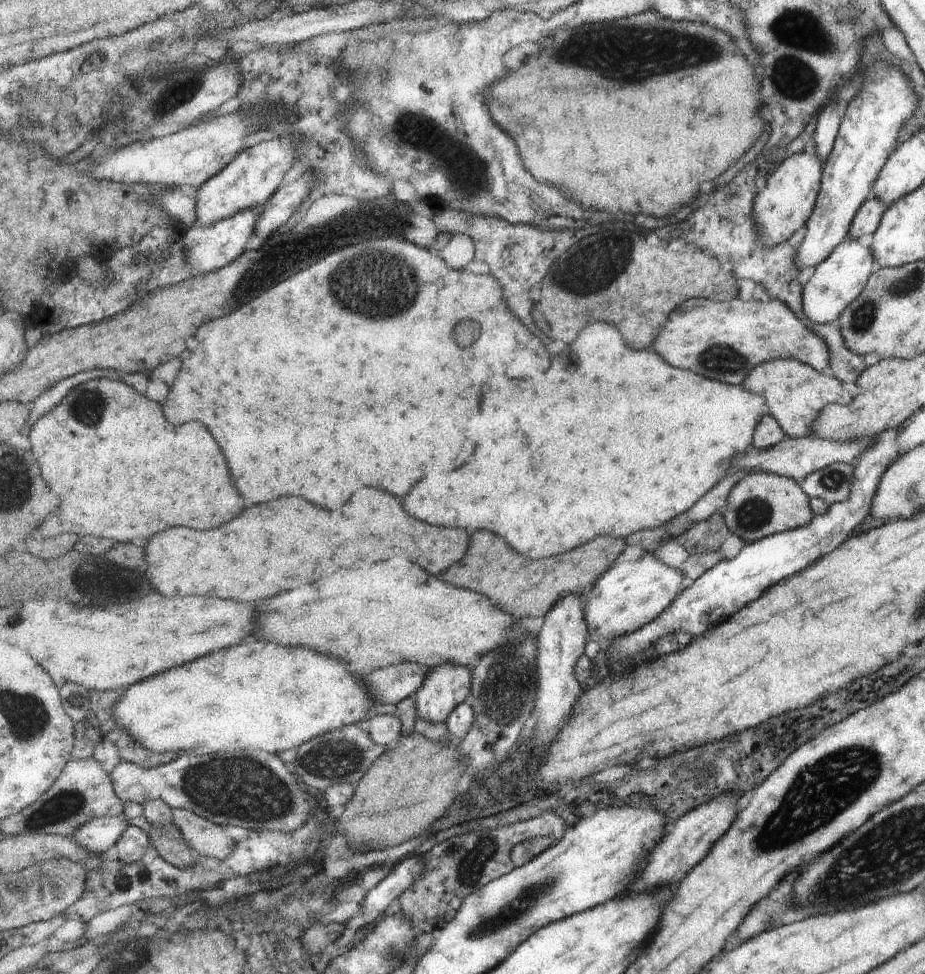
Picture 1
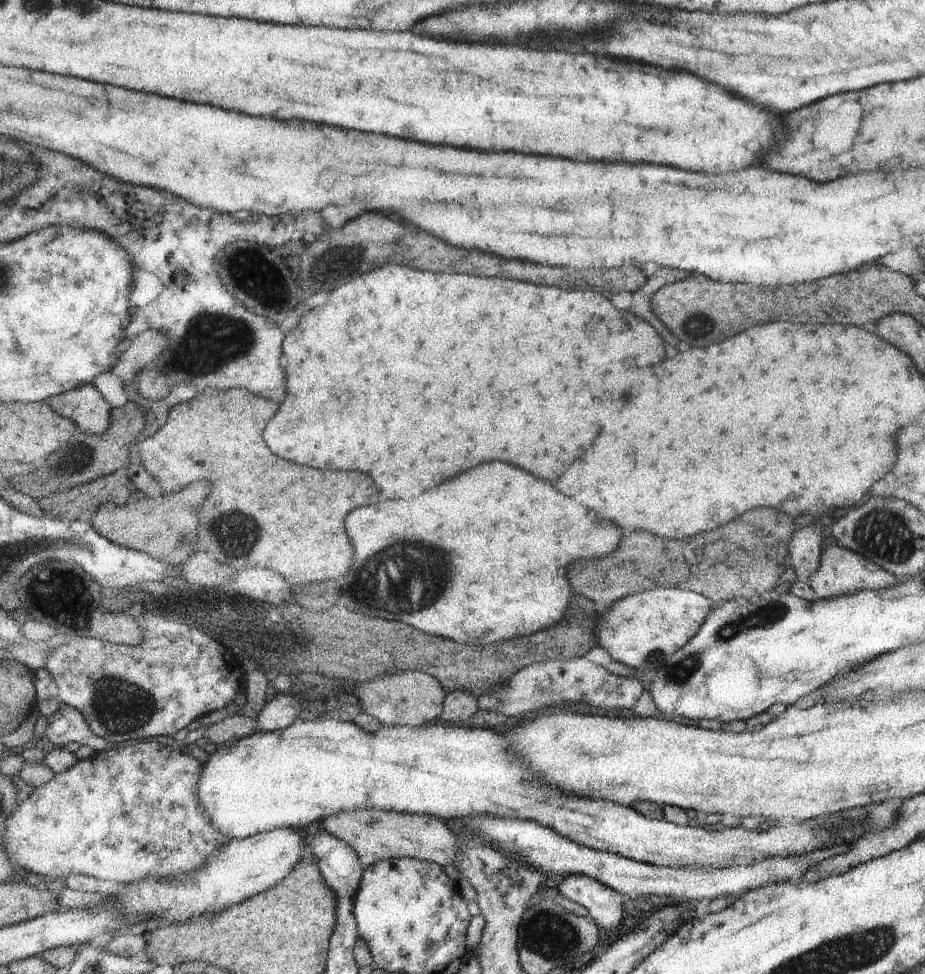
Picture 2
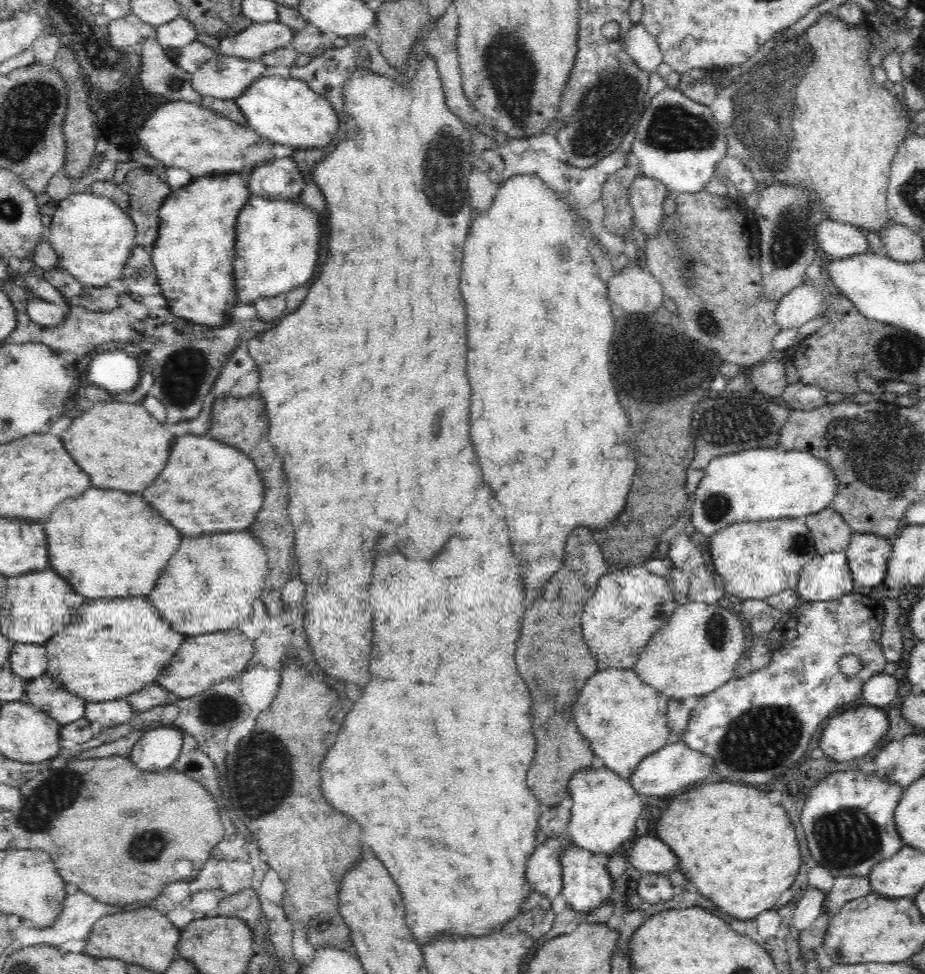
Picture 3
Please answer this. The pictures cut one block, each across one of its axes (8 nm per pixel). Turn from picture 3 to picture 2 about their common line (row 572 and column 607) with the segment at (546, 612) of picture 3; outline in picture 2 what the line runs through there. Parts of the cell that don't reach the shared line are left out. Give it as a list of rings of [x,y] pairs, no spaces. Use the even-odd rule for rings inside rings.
[[[755,508],[725,526],[684,539],[663,538],[651,532],[627,532],[623,544],[613,554],[571,564],[569,578],[577,594],[601,606],[605,604],[603,608],[626,596],[659,587],[685,589],[713,602],[717,598],[733,600],[737,596],[749,596],[751,590],[764,592],[775,587],[775,581],[789,566],[787,544],[795,530],[791,518],[783,511]],[[741,566],[745,568],[743,582]],[[755,580],[759,580],[757,586],[753,586]]]

